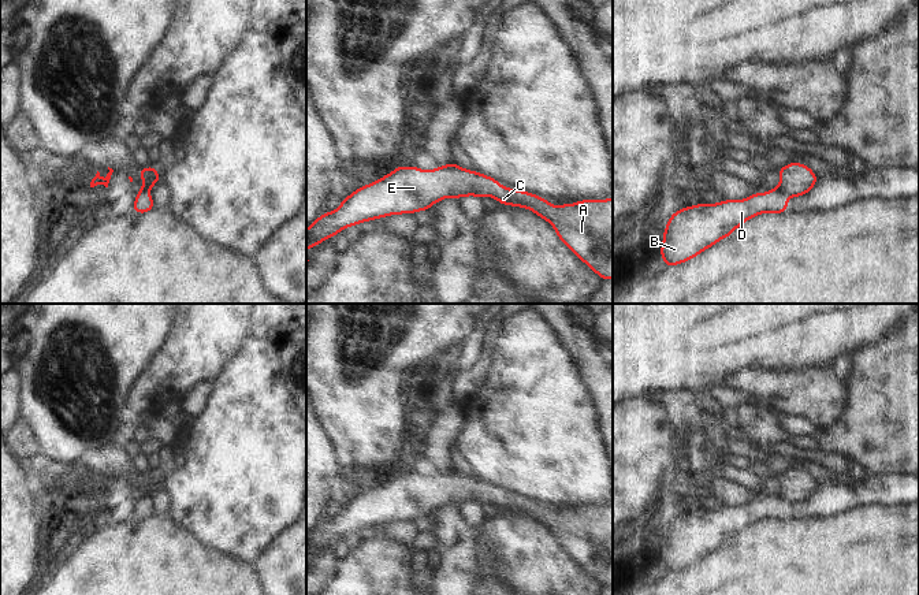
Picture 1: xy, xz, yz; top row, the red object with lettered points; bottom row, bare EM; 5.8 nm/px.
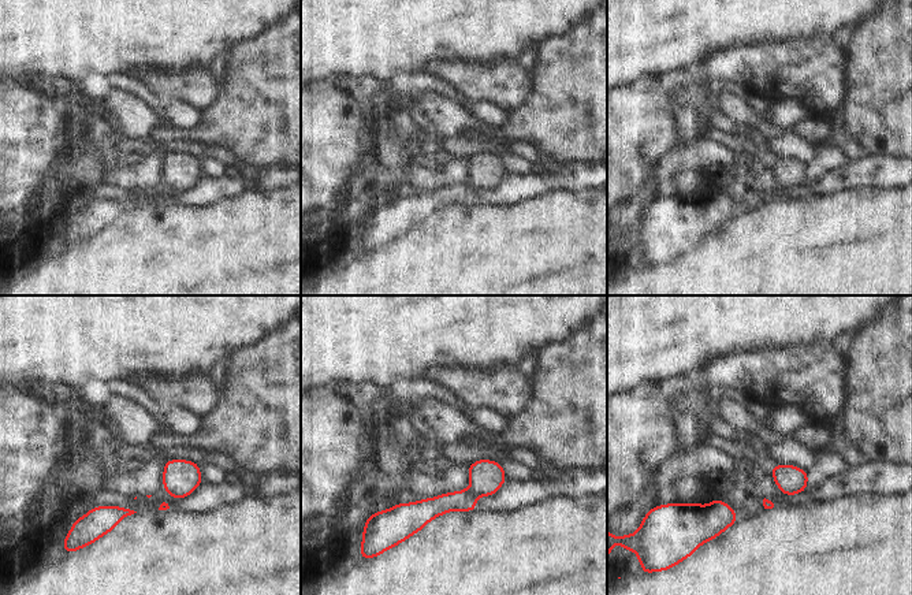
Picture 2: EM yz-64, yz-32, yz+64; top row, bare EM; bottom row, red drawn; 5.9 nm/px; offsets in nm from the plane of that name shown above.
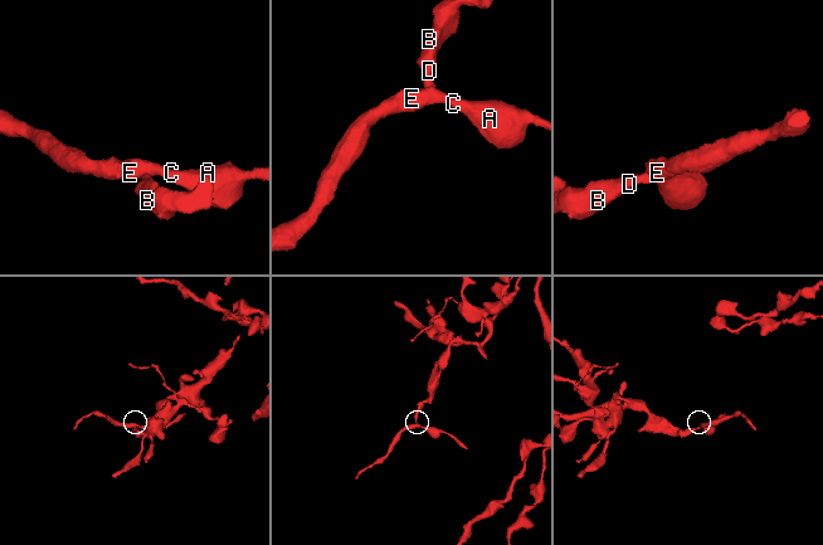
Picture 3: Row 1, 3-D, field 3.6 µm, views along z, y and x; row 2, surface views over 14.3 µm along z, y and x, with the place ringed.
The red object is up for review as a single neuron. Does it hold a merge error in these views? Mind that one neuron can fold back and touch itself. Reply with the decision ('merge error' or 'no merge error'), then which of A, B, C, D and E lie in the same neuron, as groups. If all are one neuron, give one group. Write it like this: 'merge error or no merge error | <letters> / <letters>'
merge error | A C E / B D

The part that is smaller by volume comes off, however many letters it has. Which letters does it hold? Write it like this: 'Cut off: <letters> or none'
Cut off: A, C, E

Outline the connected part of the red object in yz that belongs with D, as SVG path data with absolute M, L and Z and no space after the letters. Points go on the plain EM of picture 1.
M771 495L767 499L756 498L745 506L723 506L718 510L700 509L676 517L667 527L661 551L661 564L666 573L674 573L696 564L699 559L711 554L721 546L733 540L748 525L759 520L786 520L788 502L780 495Z

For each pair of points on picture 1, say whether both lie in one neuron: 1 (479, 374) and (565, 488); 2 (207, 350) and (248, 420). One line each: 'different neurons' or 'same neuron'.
1: different neurons
2: different neurons

